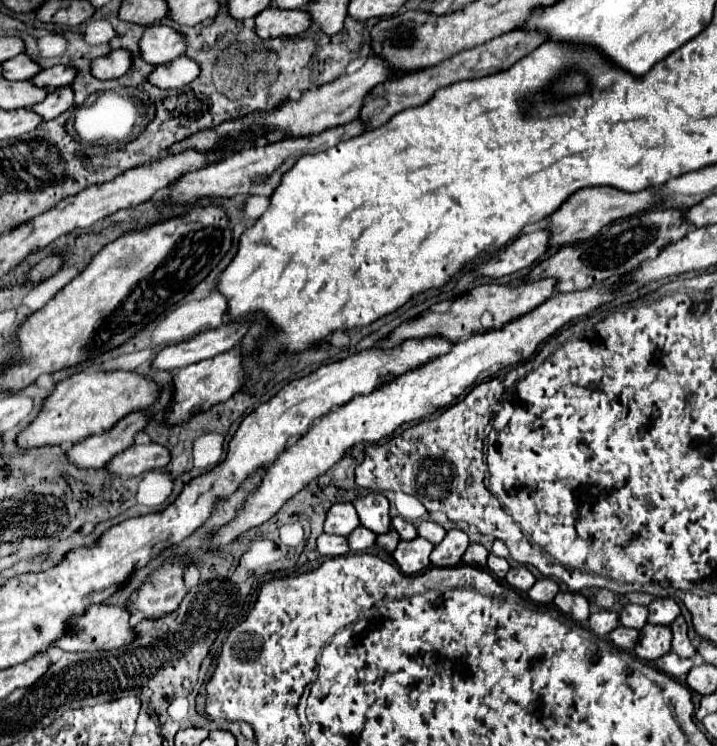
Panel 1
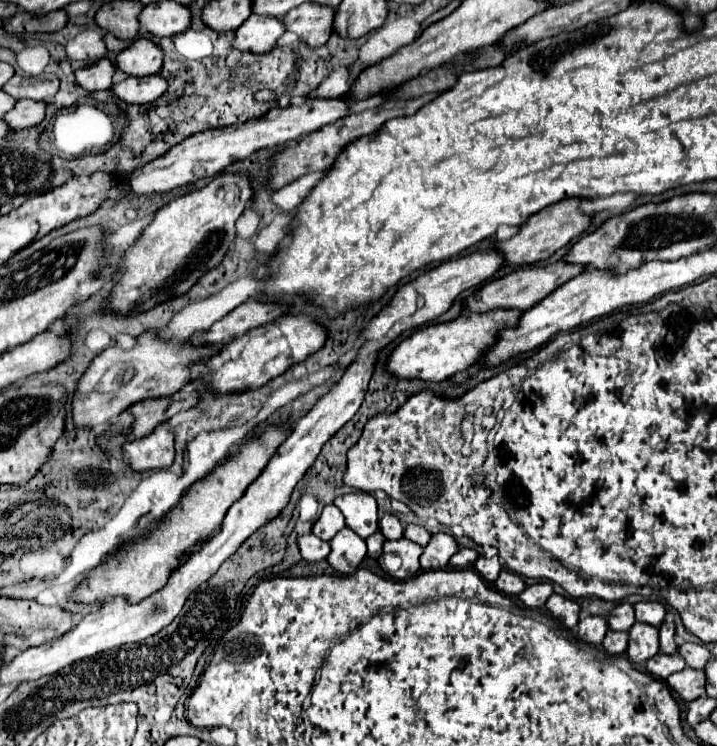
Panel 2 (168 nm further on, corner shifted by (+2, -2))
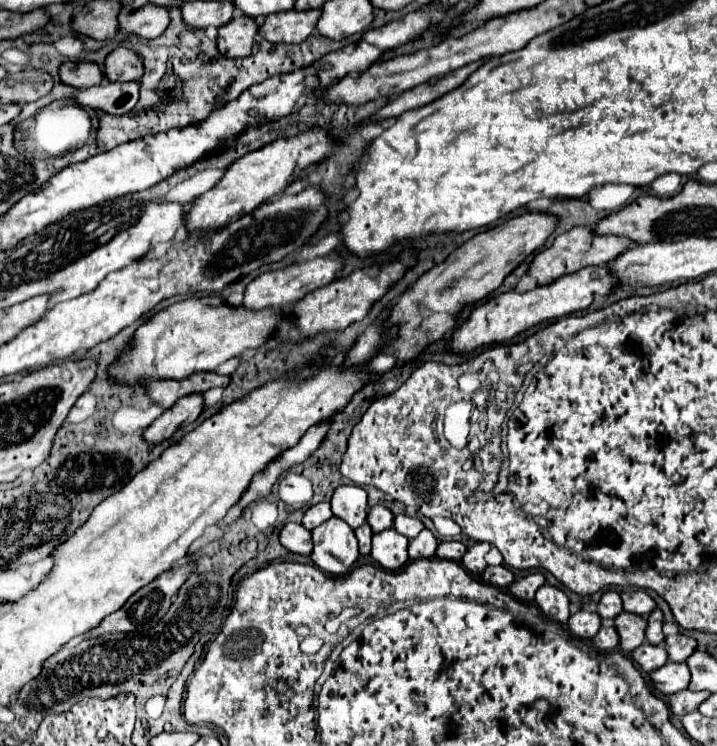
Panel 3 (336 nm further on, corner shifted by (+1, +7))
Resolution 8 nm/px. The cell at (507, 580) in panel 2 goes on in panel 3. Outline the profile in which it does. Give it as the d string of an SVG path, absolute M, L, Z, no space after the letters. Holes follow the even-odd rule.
M500 564L500 566L488 566L482 572L482 580L492 584L492 586L498 586L498 588L508 588L516 578L508 566Z

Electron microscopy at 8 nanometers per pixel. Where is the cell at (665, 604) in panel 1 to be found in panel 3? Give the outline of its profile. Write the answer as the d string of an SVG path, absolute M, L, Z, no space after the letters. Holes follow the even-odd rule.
M644 590L622 592L622 602L624 602L626 612L640 614L640 616L648 616L656 608L656 602L652 600L652 596L648 592L644 592Z

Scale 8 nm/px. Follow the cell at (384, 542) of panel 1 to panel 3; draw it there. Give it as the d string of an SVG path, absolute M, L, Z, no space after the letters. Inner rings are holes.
M364 524L364 526L360 526L358 530L356 530L356 538L358 538L358 542L360 542L360 554L370 554L370 550L372 550L372 528L368 526L368 524Z

